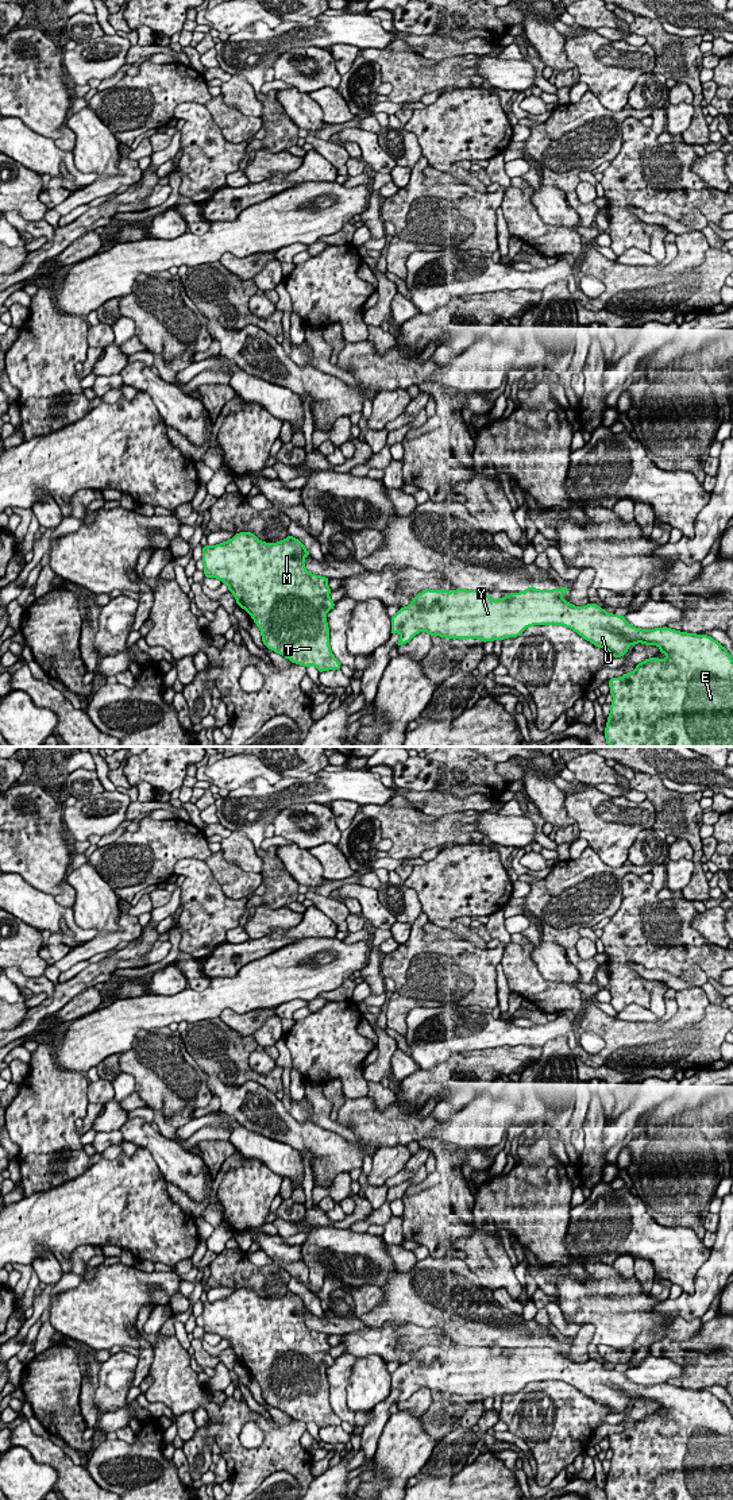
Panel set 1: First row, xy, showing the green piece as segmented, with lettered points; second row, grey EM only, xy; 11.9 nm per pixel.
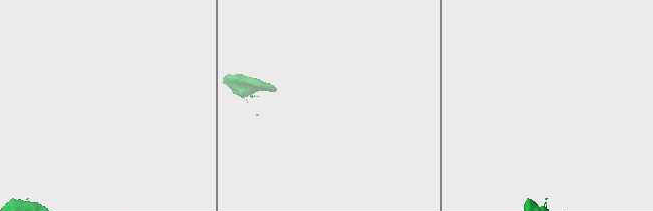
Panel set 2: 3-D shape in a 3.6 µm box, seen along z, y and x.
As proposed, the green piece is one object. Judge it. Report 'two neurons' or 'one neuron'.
one neuron

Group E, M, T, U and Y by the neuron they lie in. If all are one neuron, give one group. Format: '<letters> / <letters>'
E M T U Y

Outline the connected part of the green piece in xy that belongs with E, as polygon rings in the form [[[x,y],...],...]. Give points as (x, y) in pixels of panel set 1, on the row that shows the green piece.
[[[528,587],[521,593],[510,593],[499,599],[491,599],[483,590],[456,589],[423,590],[410,605],[400,608],[391,617],[391,635],[400,633],[397,647],[409,643],[421,631],[431,636],[445,639],[481,639],[483,643],[520,636],[532,625],[563,625],[575,631],[595,647],[610,652],[614,658],[624,656],[630,645],[643,643],[657,645],[666,659],[651,658],[636,664],[632,672],[620,678],[610,678],[609,687],[613,695],[610,714],[607,717],[605,737],[607,747],[733,747],[733,659],[728,649],[707,635],[695,635],[675,631],[667,626],[640,629],[628,624],[624,616],[607,613],[597,604],[574,606],[563,599],[568,587],[539,590]]]

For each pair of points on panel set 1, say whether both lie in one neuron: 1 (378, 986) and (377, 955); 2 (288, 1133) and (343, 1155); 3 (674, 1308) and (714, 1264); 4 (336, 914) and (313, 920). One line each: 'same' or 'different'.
1: same
2: same
3: same
4: different

